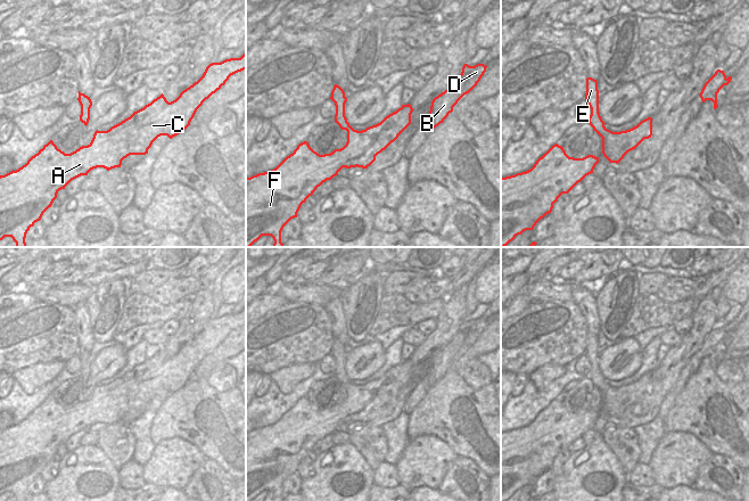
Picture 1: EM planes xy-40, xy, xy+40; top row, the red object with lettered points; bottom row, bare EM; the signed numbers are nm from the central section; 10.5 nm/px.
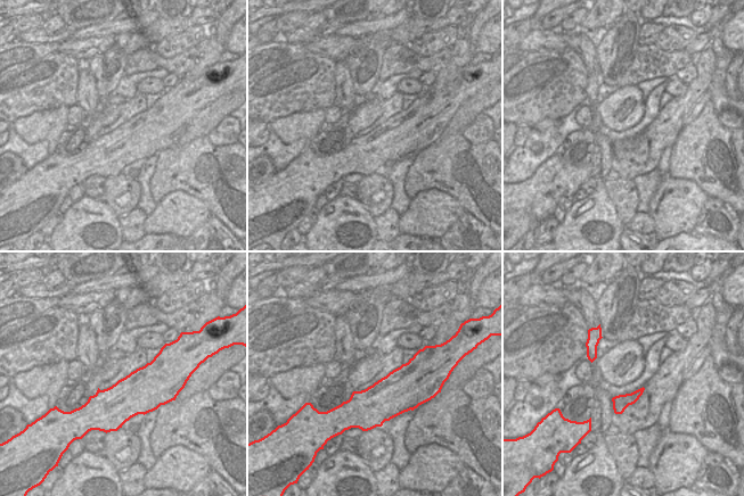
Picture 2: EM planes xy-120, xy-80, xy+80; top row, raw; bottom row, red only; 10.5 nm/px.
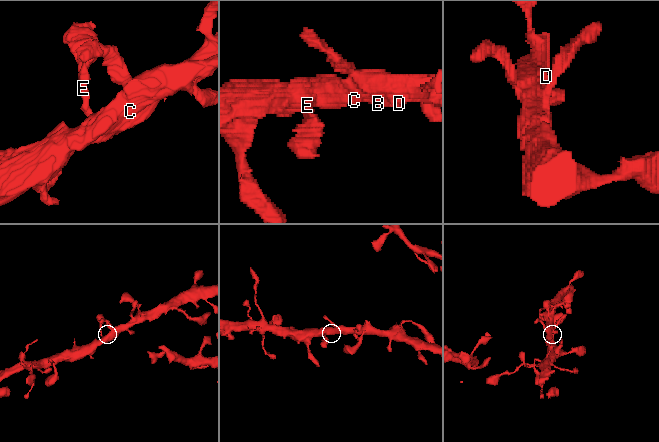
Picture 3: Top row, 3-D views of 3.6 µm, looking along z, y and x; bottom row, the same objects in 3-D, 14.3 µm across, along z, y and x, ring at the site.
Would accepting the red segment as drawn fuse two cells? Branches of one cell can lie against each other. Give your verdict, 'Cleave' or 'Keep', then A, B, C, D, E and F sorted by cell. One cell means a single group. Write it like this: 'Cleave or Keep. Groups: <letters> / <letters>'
Keep. Groups: A B C D E F.

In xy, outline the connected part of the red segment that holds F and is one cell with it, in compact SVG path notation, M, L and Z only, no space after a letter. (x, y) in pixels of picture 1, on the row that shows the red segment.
M334 85L330 99L336 106L335 122L341 130L347 131L346 145L330 154L320 155L310 147L307 141L304 141L275 169L246 178L246 247L250 247L262 236L273 238L272 247L283 247L281 243L283 227L291 219L297 217L302 204L313 195L318 187L338 175L343 167L368 169L376 161L376 156L394 142L411 124L413 108L408 104L402 105L401 108L386 116L380 123L357 131L347 122L345 116L347 98L339 85Z

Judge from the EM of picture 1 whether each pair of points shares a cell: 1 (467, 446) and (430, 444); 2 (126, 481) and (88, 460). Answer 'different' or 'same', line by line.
1: different
2: different

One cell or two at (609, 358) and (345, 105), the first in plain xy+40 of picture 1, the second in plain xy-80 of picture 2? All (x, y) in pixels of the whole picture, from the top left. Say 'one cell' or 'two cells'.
two cells

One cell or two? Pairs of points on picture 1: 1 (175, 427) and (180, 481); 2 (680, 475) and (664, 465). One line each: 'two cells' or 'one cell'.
1: two cells
2: one cell

